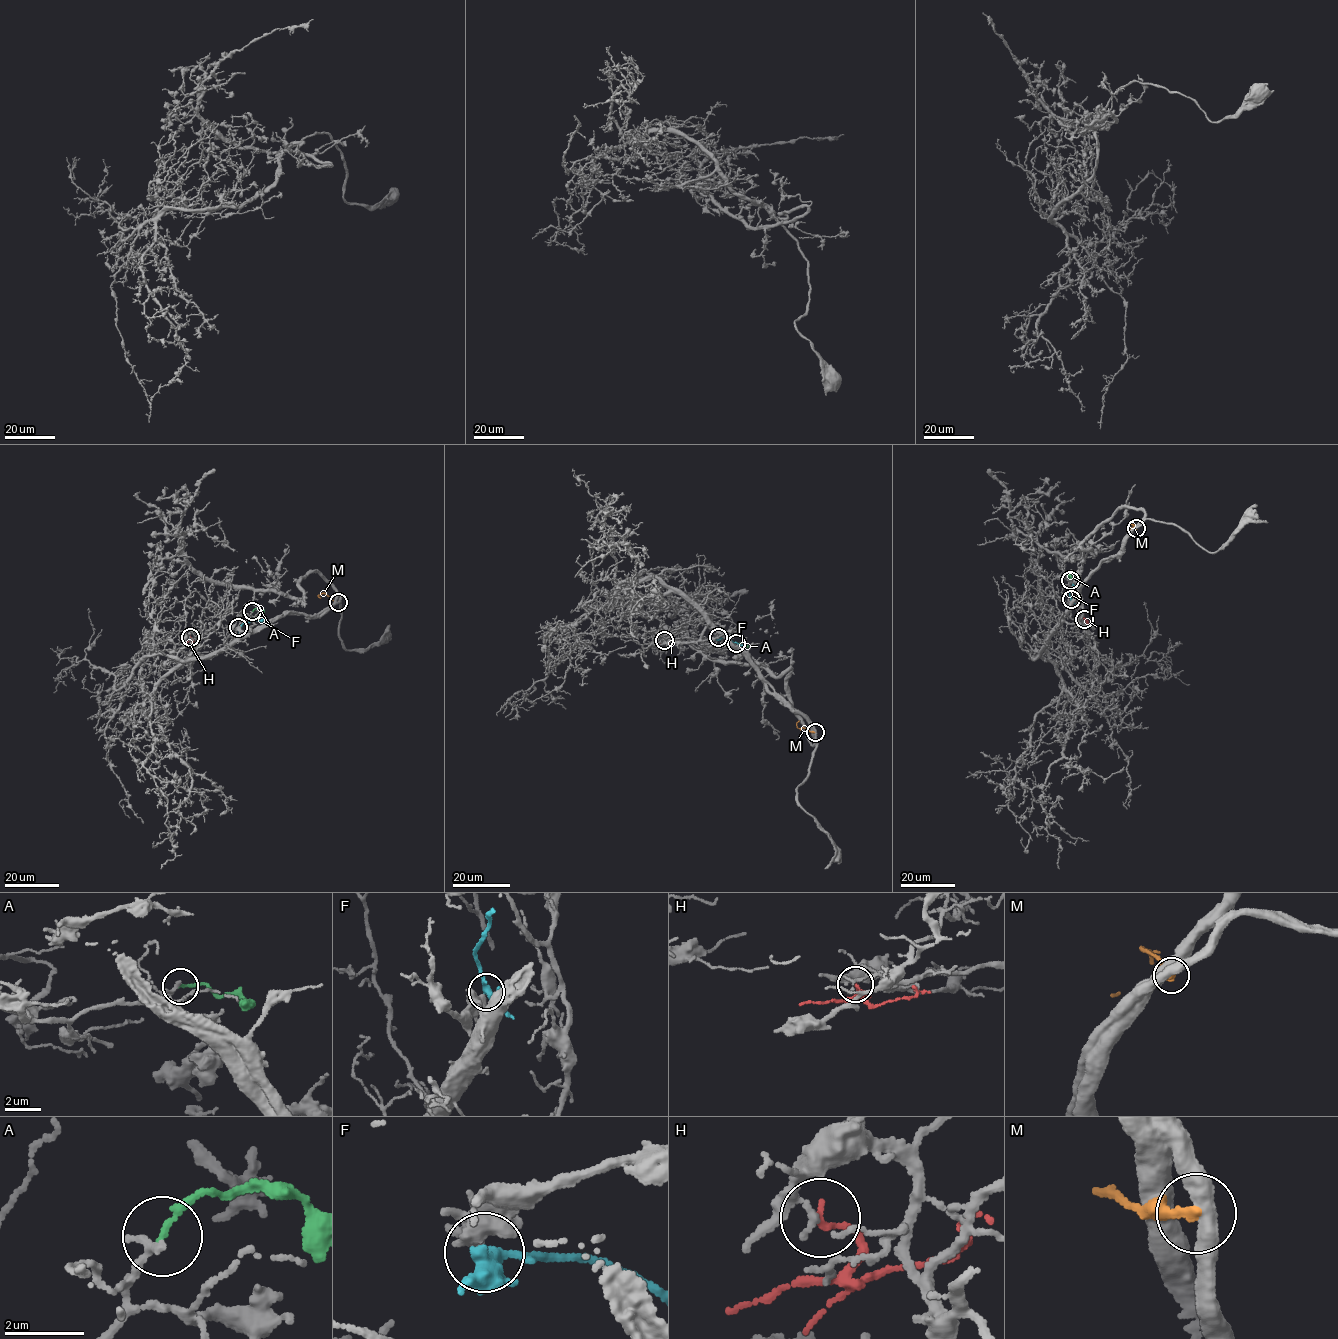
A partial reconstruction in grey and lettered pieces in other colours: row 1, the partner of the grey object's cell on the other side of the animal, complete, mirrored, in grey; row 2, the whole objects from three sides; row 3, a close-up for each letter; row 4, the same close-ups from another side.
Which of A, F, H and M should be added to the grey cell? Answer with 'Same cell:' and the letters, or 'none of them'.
Same cell: none of them

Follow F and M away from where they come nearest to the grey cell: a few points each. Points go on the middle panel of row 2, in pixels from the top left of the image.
F: (718, 637), (745, 646)
M: (815, 732), (797, 727), (799, 721)

